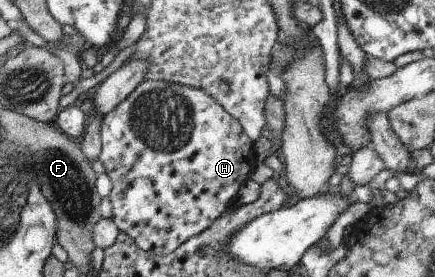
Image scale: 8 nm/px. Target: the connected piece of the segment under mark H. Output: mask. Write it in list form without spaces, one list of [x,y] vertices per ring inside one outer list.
[[[144,79],[122,103],[119,103],[111,112],[102,117],[100,142],[99,160],[103,163],[105,173],[112,181],[112,190],[109,195],[112,203],[112,219],[115,221],[115,225],[118,226],[119,231],[128,234],[141,250],[156,256],[172,253],[192,236],[208,229],[216,218],[230,210],[238,190],[249,179],[251,169],[257,163],[253,147],[254,142],[247,137],[240,122],[232,117],[212,96],[209,96],[203,89],[183,86],[174,82],[165,82],[164,80]]]

